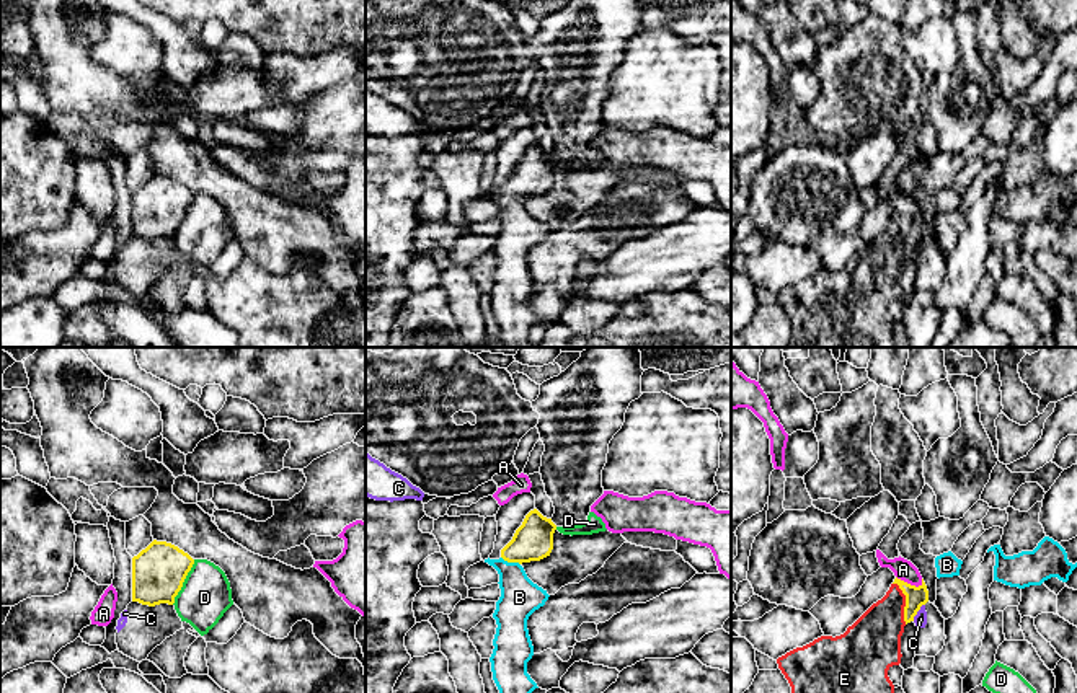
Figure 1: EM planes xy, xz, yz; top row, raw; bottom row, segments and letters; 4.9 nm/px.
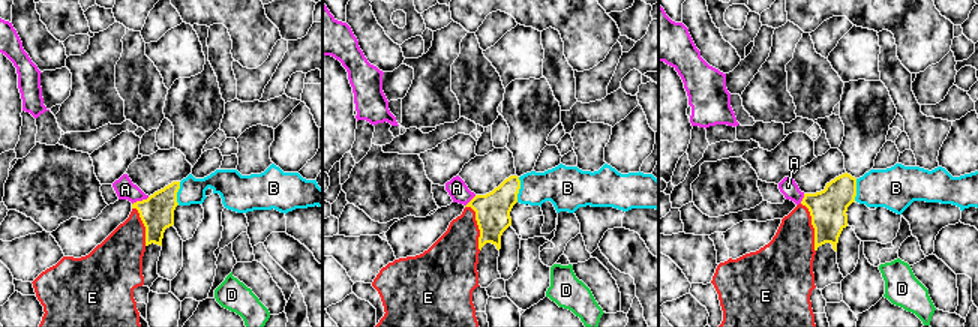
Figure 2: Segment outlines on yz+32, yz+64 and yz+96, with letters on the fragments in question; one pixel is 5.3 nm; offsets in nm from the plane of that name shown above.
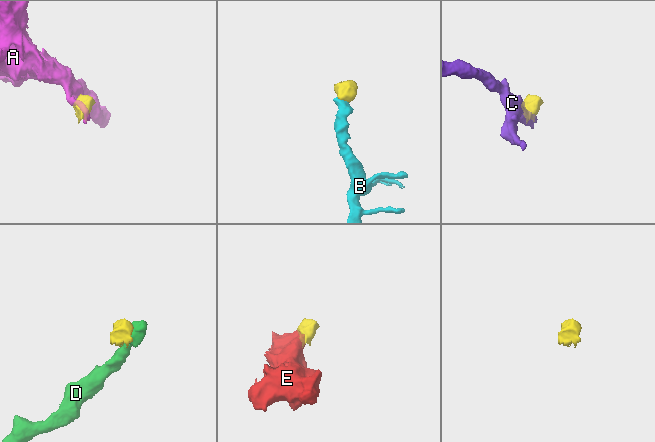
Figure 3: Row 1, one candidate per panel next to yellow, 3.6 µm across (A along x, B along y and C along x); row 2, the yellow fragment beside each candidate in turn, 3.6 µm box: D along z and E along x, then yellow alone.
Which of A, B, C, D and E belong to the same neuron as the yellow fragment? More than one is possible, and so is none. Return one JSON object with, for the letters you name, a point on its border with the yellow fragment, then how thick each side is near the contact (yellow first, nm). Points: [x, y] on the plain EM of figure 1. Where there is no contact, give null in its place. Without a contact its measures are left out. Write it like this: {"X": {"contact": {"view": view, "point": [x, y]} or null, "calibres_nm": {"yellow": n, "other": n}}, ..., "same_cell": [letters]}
{"B": {"contact": {"view": "xz", "point": [511, 196]}, "calibres_nm": {"yellow": 190, "other": 190}}, "E": {"contact": {"view": "yz", "point": [906, 237]}, "calibres_nm": {"yellow": 100, "other": 280}}, "same_cell": ["B", "E"]}

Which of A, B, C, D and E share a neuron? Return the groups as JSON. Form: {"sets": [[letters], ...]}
{"sets": [["A"], ["B", "E"], ["C"], ["D"]]}

